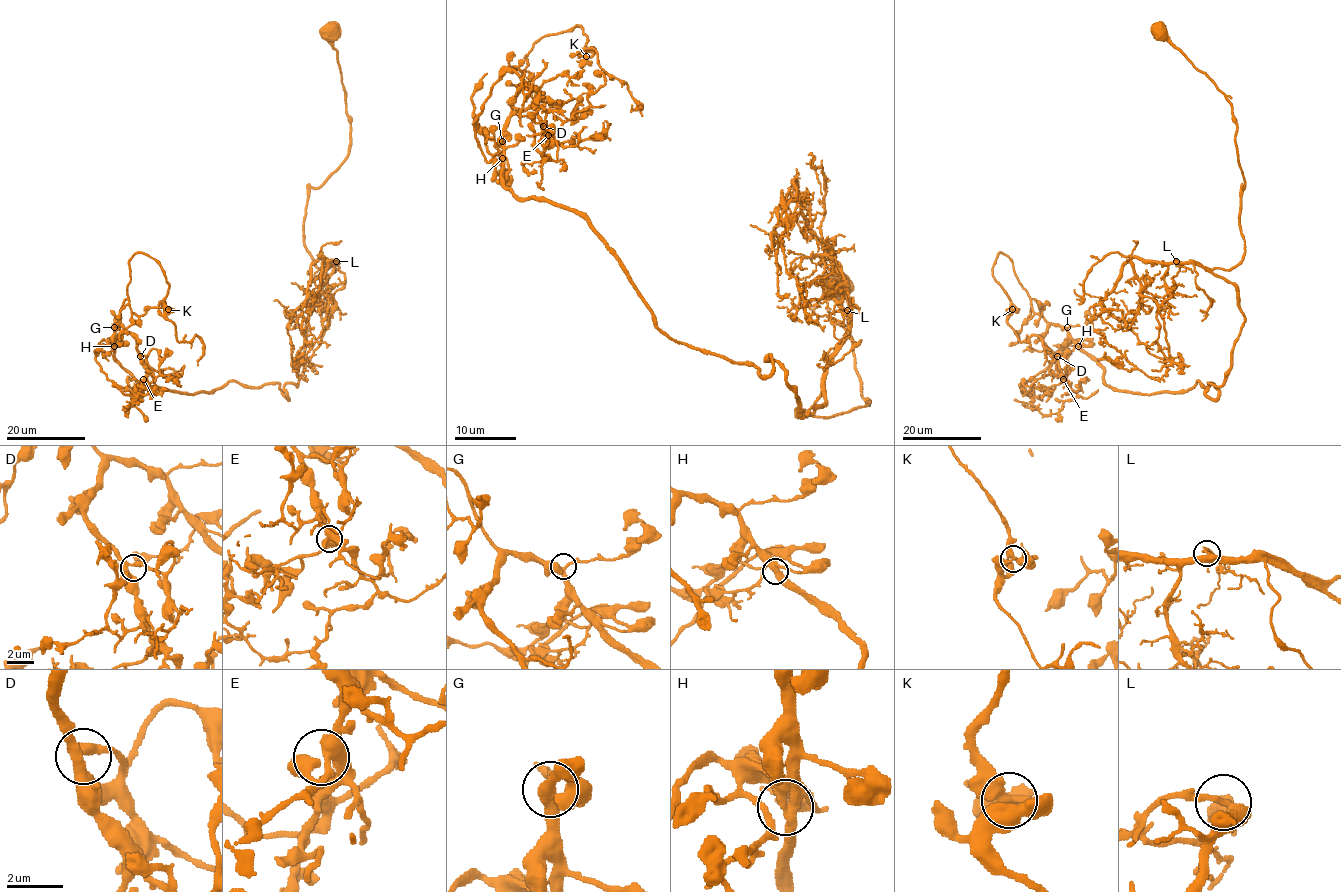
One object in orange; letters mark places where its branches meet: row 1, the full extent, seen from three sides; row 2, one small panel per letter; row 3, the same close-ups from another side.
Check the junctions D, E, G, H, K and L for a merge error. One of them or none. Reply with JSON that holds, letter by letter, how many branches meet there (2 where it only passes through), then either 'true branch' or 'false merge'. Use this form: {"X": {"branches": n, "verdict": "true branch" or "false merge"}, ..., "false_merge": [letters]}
{"D": {"branches": 3, "verdict": "true branch"}, "E": {"branches": 3, "verdict": "true branch"}, "G": {"branches": 3, "verdict": "true branch"}, "H": {"branches": 3, "verdict": "true branch"}, "K": {"branches": 3, "verdict": "true branch"}, "L": {"branches": 3, "verdict": "true branch"}, "false_merge": []}

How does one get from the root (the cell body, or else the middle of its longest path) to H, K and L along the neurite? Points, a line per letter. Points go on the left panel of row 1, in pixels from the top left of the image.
H: (330, 34), (350, 144), (309, 189), (304, 241), (322, 286), (289, 398), (278, 383), (149, 386), (114, 346)
K: (330, 34), (350, 144), (309, 189), (323, 273), (299, 383), (138, 382), (114, 357), (136, 253), (168, 310)
L: (330, 34), (345, 93), (350, 144), (345, 161), (321, 185), (309, 189), (304, 241), (319, 269), (336, 261)

